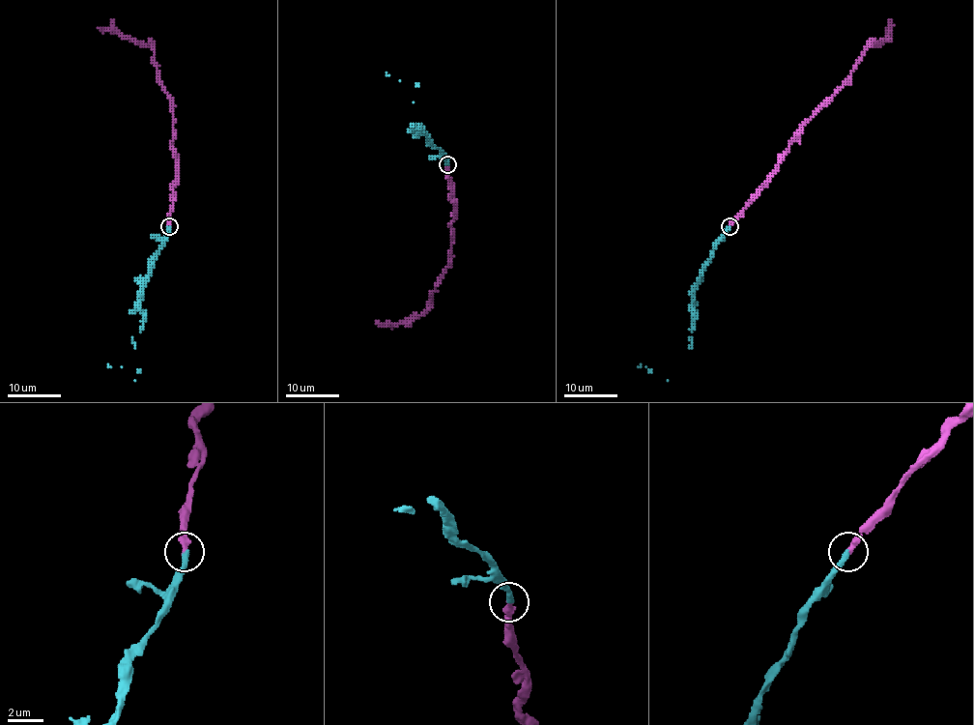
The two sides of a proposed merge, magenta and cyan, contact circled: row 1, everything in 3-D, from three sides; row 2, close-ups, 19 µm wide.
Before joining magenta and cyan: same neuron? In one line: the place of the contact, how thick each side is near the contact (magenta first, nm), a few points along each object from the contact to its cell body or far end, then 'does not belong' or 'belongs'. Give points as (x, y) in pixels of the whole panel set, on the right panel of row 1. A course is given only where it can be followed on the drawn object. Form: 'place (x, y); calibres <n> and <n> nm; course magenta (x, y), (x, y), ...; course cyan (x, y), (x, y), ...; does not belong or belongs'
place (730, 226); calibres 360 and 320 nm; course magenta (729, 226), (762, 188), (800, 127), (847, 78), (868, 47), (881, 42), (889, 34), (885, 28); course cyan (729, 226), (694, 292), (691, 346), (642, 365); belongs

